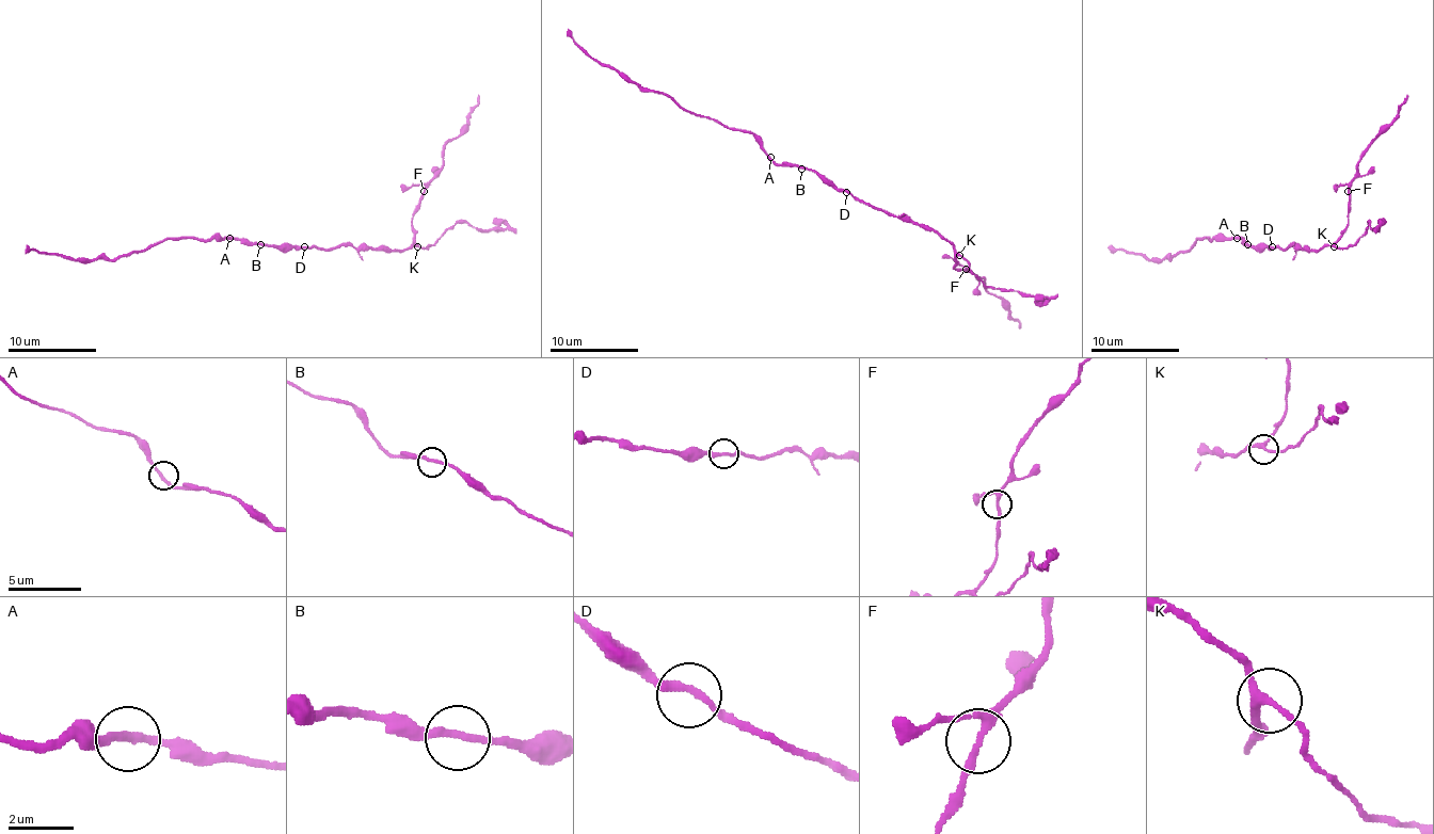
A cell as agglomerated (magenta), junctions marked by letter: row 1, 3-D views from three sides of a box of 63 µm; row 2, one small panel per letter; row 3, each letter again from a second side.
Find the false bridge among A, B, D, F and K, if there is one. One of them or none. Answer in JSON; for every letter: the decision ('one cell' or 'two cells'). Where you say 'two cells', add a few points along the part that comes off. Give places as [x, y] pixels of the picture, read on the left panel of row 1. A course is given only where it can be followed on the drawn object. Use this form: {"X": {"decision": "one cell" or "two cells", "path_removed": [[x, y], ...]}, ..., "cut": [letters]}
{"A": {"decision": "one cell"}, "B": {"decision": "one cell"}, "D": {"decision": "one cell"}, "F": {"decision": "one cell"}, "K": {"decision": "one cell"}, "cut": []}

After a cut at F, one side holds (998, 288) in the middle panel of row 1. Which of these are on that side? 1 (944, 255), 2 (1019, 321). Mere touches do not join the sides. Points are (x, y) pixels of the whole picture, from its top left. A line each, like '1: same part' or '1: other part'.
1: other part
2: other part

